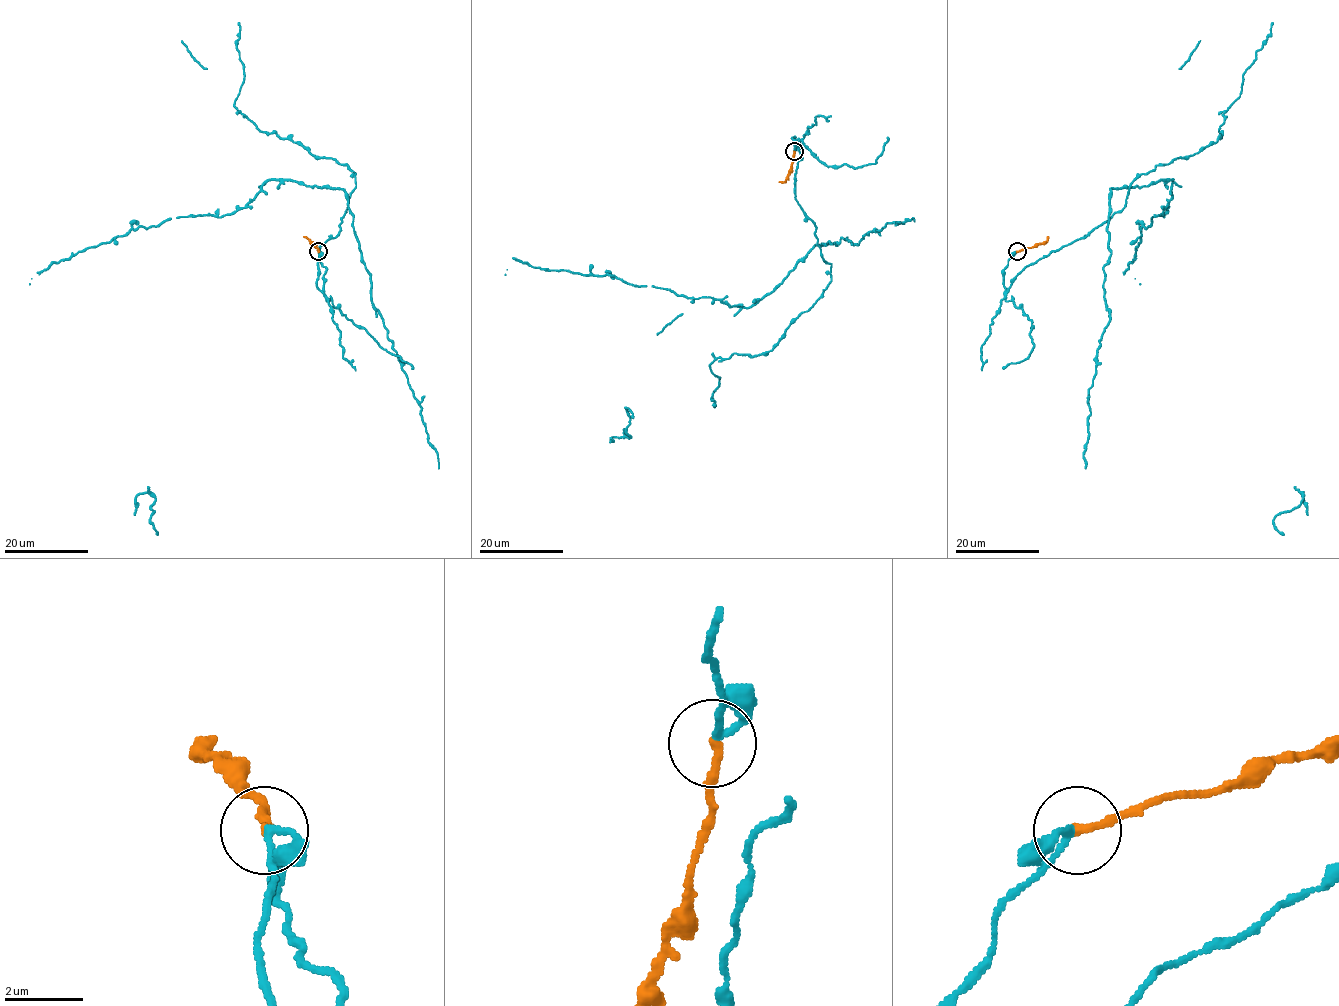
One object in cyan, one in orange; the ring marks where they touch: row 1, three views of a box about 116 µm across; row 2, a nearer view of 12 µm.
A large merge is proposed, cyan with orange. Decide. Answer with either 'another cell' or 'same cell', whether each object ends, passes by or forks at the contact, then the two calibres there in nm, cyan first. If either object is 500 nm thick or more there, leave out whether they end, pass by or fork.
same cell; cyan ends there; orange ends there; 240 nm thick on the cyan side, 220 nm on the other

